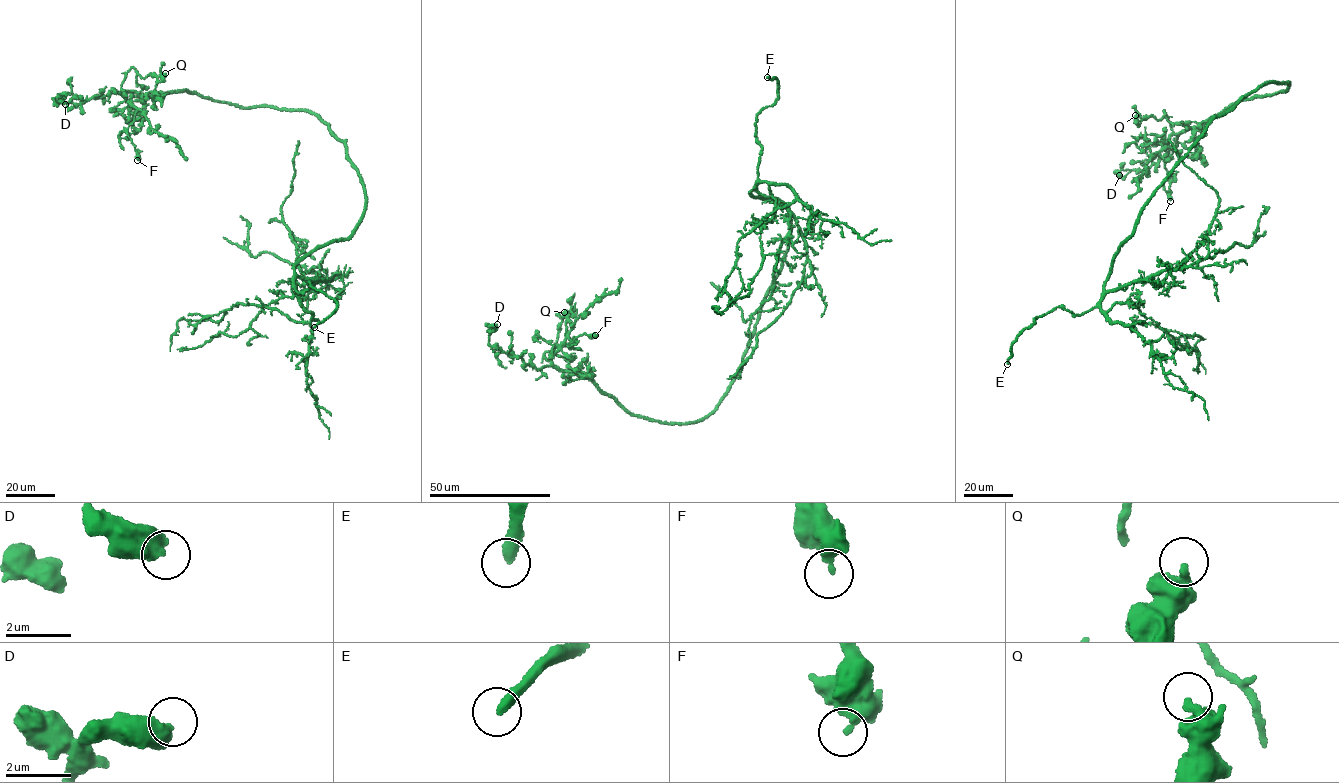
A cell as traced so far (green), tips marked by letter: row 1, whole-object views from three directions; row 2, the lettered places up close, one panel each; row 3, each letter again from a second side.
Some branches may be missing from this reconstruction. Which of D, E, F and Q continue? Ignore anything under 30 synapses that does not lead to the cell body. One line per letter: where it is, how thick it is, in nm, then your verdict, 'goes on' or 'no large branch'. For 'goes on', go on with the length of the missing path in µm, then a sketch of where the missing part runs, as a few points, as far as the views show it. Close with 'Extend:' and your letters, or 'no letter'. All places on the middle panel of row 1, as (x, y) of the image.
D: place (497, 324); calibre 650 nm; no large branch
E: place (767, 77); calibre 360 nm; goes on; missing 20 µm
F: place (595, 335); calibre 420 nm; no large branch
Q: place (564, 312); calibre 440 nm; no large branch
Extend: E

